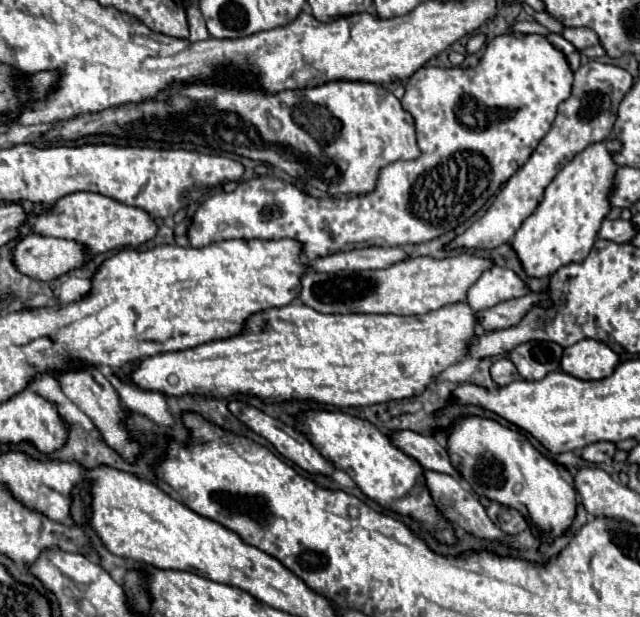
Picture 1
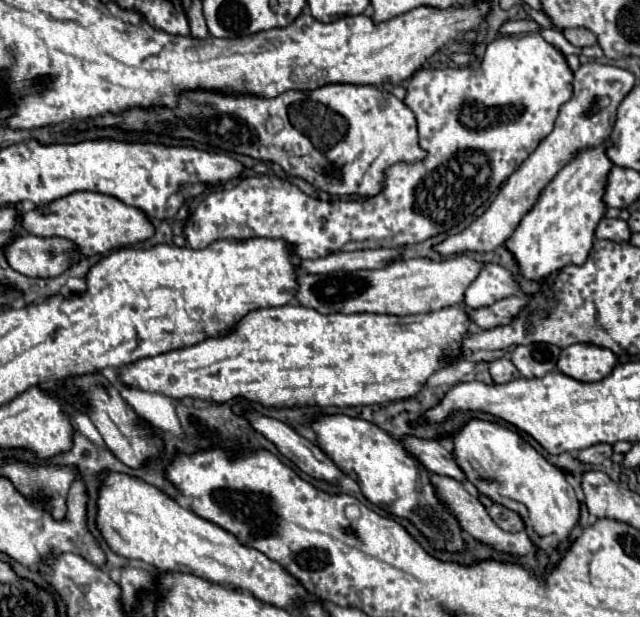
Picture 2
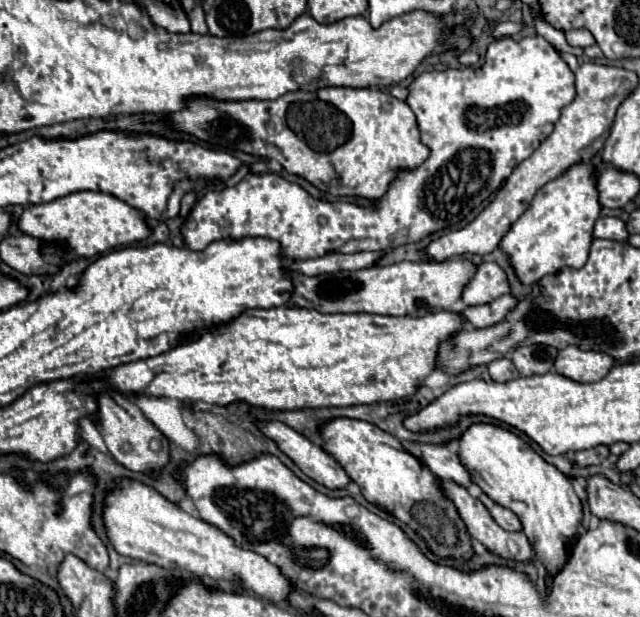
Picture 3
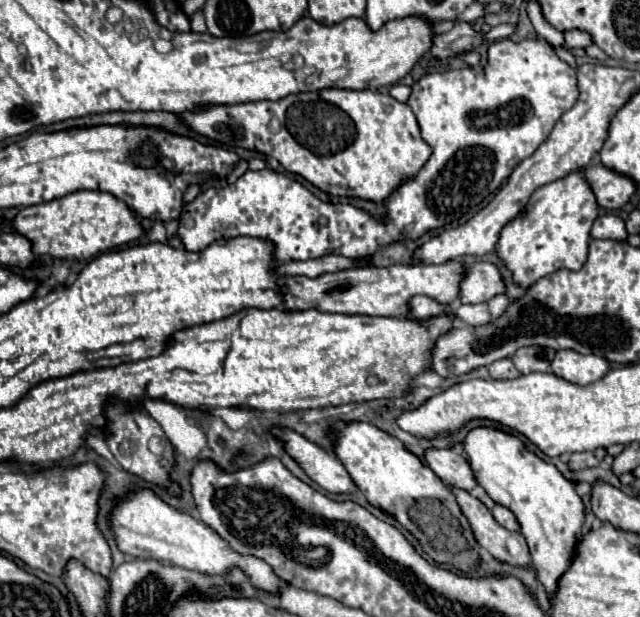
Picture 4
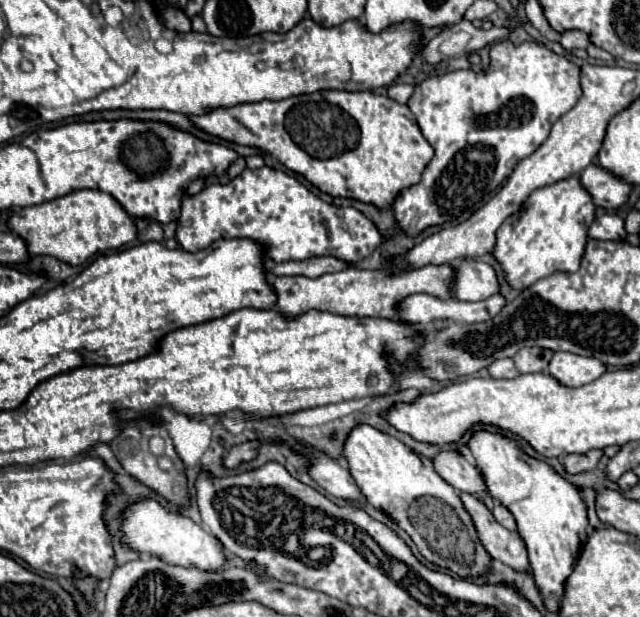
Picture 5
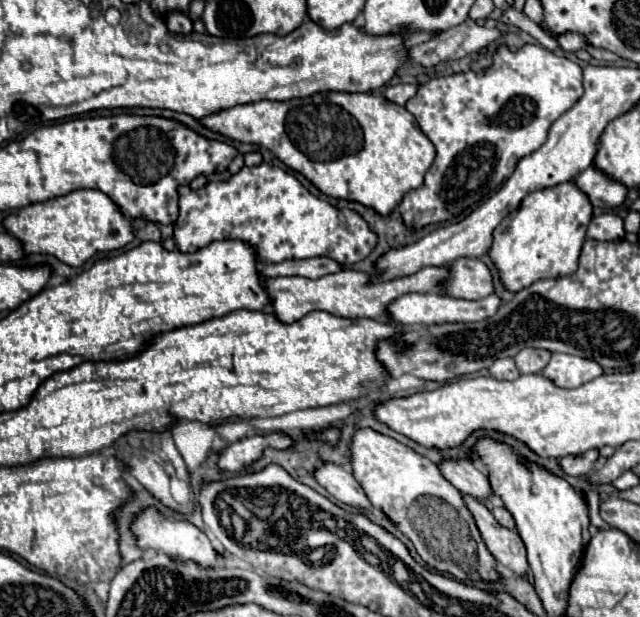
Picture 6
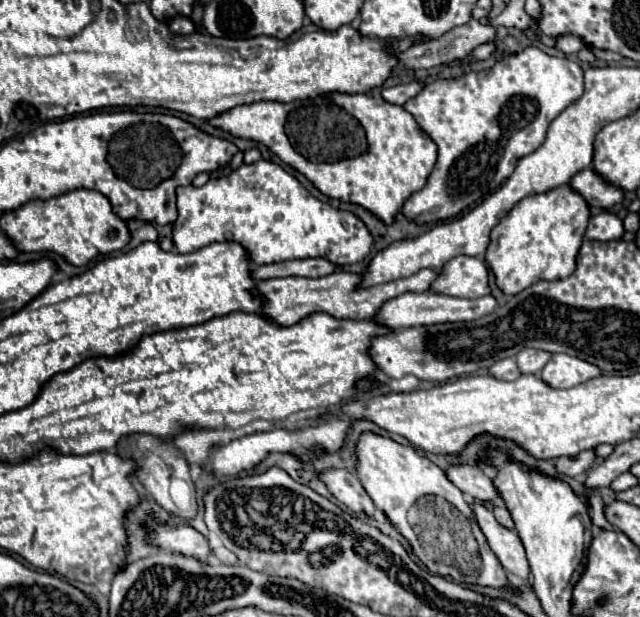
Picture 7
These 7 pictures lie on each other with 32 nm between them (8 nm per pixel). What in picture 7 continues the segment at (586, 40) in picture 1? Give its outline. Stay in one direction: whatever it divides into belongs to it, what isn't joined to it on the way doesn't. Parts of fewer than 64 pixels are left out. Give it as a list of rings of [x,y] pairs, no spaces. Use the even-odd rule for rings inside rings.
[[[564,34],[564,36],[560,36],[560,38],[556,40],[556,48],[558,48],[558,50],[562,50],[564,54],[574,54],[574,52],[578,52],[578,50],[586,48],[586,44],[584,44],[584,40],[582,40],[582,38],[578,38],[578,36]]]

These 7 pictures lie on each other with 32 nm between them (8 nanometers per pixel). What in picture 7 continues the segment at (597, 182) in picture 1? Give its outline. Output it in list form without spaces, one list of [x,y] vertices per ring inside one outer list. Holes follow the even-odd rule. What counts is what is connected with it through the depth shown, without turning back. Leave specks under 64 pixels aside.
[[[570,184],[520,200],[520,204],[492,230],[492,242],[486,252],[486,260],[502,292],[518,294],[538,280],[570,276],[576,270],[576,256],[582,246],[588,220],[590,206]]]

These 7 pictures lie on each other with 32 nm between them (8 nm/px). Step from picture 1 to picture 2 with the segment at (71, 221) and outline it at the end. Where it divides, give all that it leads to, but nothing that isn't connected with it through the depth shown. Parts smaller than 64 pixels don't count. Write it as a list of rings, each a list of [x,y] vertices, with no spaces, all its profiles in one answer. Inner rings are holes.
[[[72,192],[48,206],[32,208],[24,214],[22,226],[30,234],[36,234],[42,238],[58,236],[58,238],[72,240],[78,252],[84,256],[104,254],[126,246],[136,246],[154,236],[154,224],[140,208],[126,206],[124,202],[100,192]]]

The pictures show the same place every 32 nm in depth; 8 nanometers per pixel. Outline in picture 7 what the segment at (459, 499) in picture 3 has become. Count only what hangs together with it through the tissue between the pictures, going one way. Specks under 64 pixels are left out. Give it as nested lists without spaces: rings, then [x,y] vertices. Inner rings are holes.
[[[470,500],[470,508],[472,508],[474,516],[476,516],[476,522],[478,522],[480,530],[486,536],[486,542],[488,542],[490,550],[496,554],[500,564],[506,570],[510,570],[512,574],[516,574],[520,580],[528,582],[530,566],[528,566],[528,560],[526,560],[522,540],[516,534],[516,530],[508,530],[508,528],[500,526],[496,522],[494,514],[482,502]]]

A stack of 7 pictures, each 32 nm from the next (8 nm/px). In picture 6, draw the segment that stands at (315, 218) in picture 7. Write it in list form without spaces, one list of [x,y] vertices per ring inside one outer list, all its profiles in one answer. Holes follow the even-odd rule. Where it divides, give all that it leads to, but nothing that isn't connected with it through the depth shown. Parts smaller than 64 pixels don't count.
[[[260,164],[254,168],[244,166],[236,176],[228,182],[208,182],[198,192],[190,192],[190,188],[180,188],[180,216],[176,220],[174,238],[178,250],[196,252],[210,242],[220,238],[226,240],[244,240],[250,242],[258,254],[258,262],[284,262],[284,260],[304,260],[314,256],[330,256],[344,266],[352,266],[364,260],[376,246],[378,236],[370,230],[370,224],[354,210],[340,210],[332,204],[312,196],[292,174],[284,172],[278,166]]]

